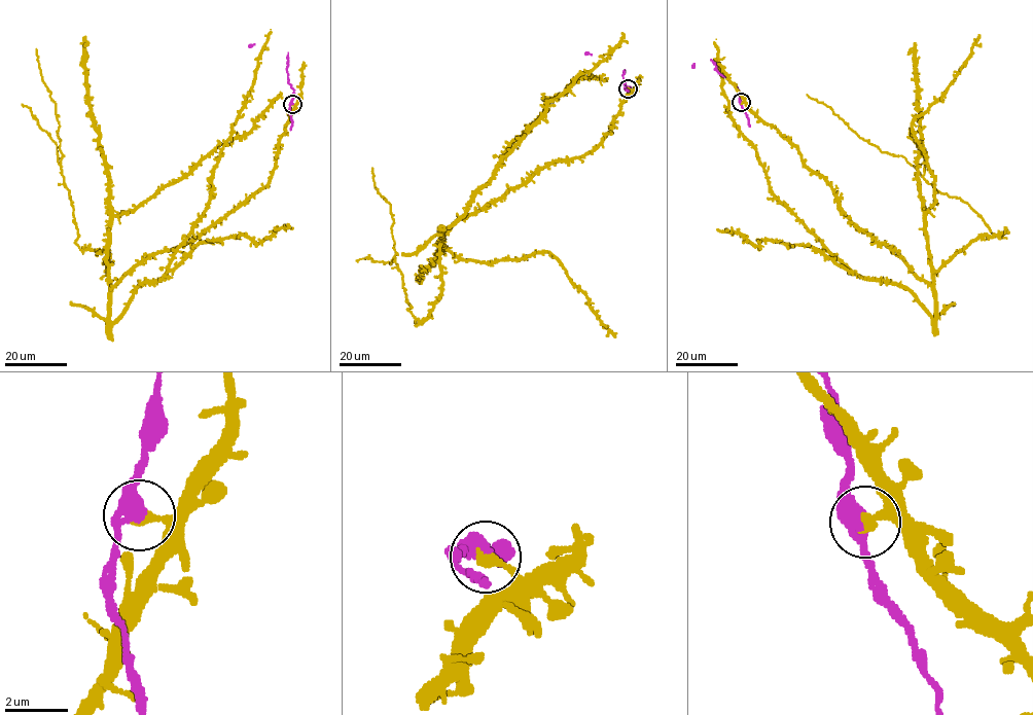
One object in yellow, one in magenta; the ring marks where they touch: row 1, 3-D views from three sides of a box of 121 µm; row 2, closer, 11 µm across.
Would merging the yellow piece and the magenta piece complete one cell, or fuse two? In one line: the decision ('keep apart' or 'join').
keep apart

